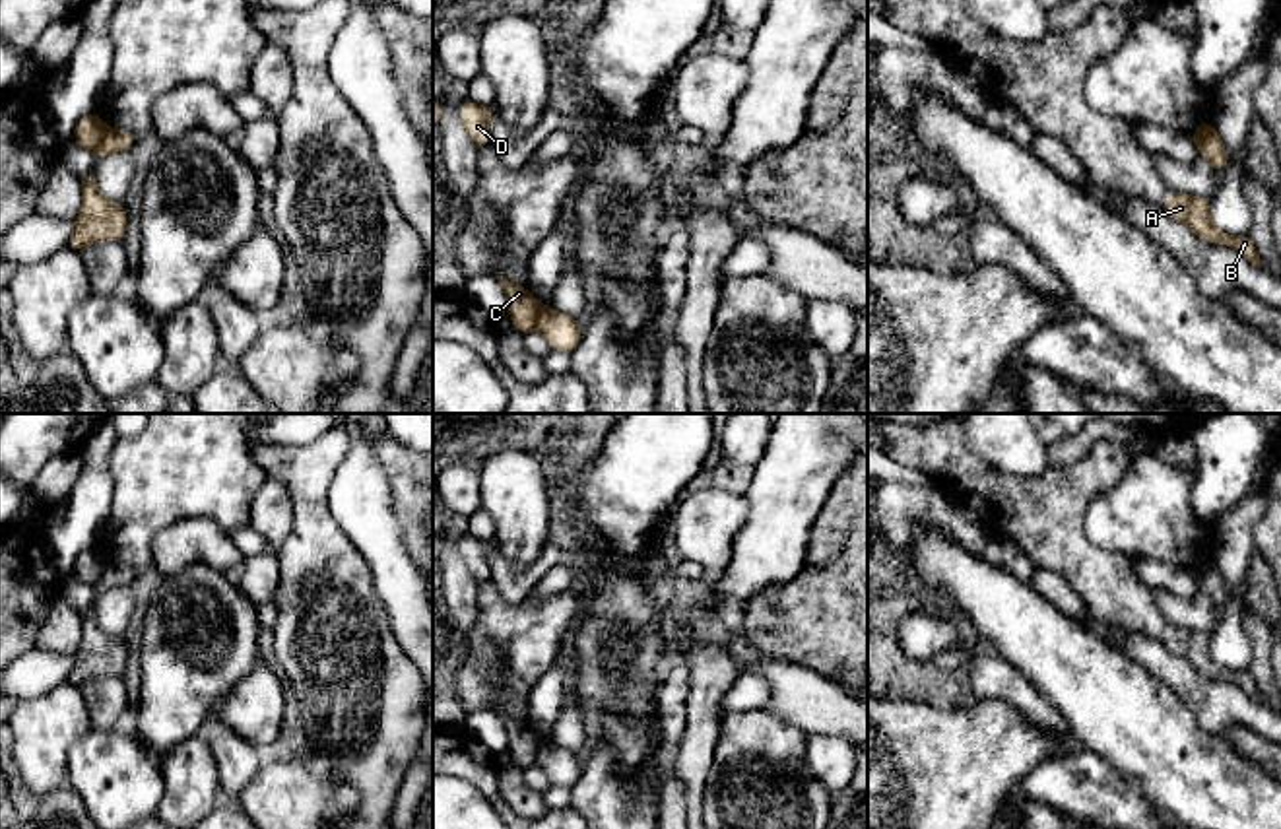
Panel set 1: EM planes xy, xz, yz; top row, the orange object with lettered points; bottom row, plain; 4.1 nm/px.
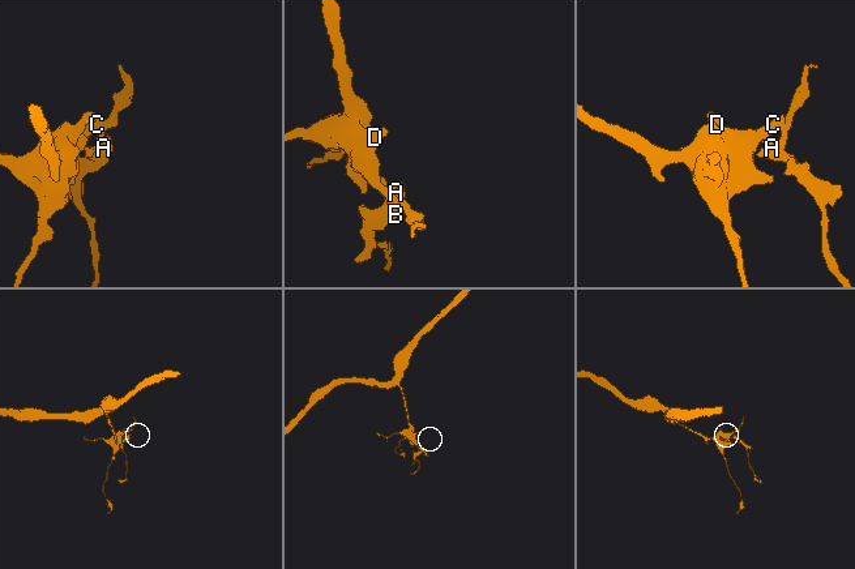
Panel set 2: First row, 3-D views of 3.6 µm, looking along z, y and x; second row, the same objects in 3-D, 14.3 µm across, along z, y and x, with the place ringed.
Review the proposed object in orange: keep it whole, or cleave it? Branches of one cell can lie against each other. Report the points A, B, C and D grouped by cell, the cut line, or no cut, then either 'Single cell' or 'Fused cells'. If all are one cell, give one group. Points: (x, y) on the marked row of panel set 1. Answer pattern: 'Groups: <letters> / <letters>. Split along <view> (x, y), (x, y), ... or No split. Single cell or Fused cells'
Groups: A B / C D. Split along xz (544, 305), (534, 329). Fused cells

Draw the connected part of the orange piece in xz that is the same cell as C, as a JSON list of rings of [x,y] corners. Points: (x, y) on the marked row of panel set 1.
[[[503,276],[495,278],[501,282],[507,293],[509,318],[514,324],[514,328],[522,334],[536,330],[538,313],[543,305],[528,293],[526,285],[512,283]]]

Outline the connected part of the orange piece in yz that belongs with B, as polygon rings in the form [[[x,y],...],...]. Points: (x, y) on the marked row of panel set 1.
[[[1168,190],[1168,198],[1159,208],[1172,219],[1186,223],[1205,243],[1232,247],[1248,262],[1260,264],[1260,254],[1248,235],[1227,235],[1213,225],[1211,200]]]

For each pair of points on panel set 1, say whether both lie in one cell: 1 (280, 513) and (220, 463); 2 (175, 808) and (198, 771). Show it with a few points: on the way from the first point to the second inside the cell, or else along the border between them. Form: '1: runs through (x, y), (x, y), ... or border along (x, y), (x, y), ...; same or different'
1: border along (268, 478), (251, 503), (249, 523); different
2: runs through (185, 798), (191, 793), (191, 781); same

